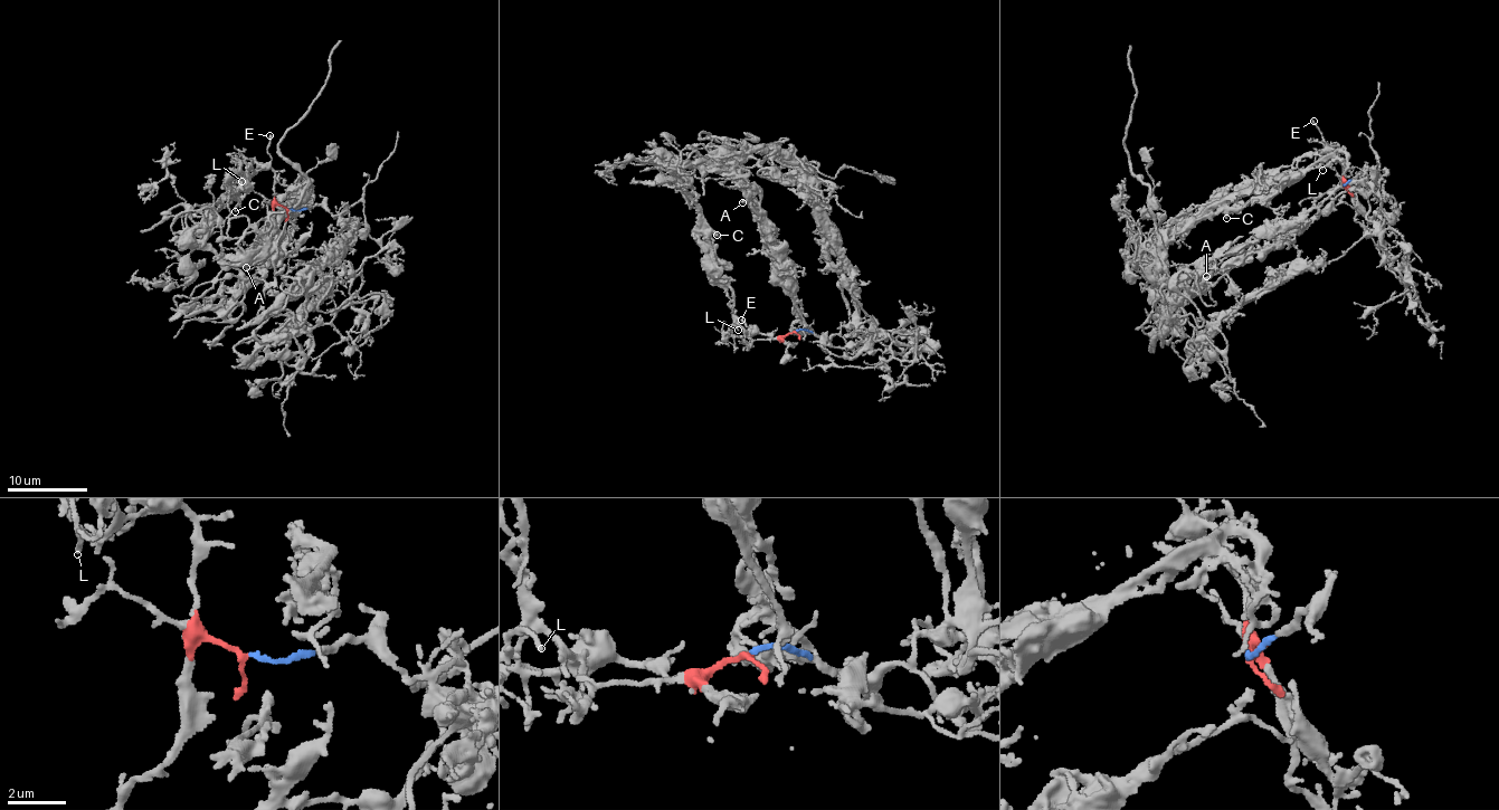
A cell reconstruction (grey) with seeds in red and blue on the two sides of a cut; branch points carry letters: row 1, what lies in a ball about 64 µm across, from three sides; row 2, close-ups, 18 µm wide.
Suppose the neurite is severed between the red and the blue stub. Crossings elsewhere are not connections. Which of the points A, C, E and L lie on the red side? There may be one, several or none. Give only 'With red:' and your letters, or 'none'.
With red: C, E, L

